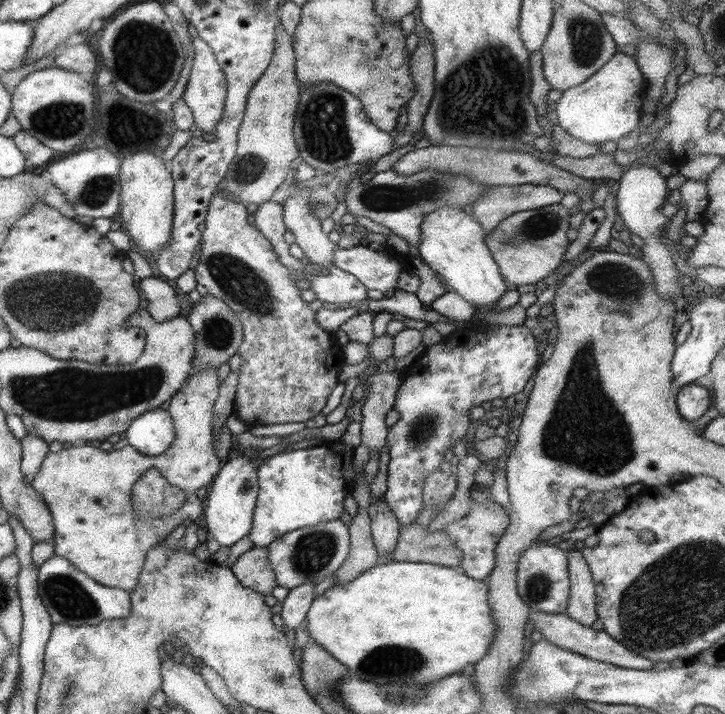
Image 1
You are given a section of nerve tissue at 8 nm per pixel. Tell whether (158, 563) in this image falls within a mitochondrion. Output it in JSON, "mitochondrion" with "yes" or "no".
{"mitochondrion":"no"}

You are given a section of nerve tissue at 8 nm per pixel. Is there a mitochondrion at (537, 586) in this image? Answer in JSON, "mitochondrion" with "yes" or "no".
{"mitochondrion":"yes"}

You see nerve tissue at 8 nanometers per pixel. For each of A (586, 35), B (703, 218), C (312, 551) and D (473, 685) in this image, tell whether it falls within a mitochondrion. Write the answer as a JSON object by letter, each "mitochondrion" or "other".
{"A":"mitochondrion","B":"other","C":"mitochondrion","D":"other"}

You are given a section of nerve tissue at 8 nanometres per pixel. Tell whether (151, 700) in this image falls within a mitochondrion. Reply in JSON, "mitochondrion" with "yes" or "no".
{"mitochondrion":"no"}

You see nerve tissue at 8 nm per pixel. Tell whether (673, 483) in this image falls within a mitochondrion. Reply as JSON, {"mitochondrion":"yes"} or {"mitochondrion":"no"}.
{"mitochondrion":"no"}

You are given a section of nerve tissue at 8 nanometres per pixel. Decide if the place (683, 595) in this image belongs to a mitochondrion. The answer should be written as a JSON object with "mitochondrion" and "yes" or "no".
{"mitochondrion":"yes"}

